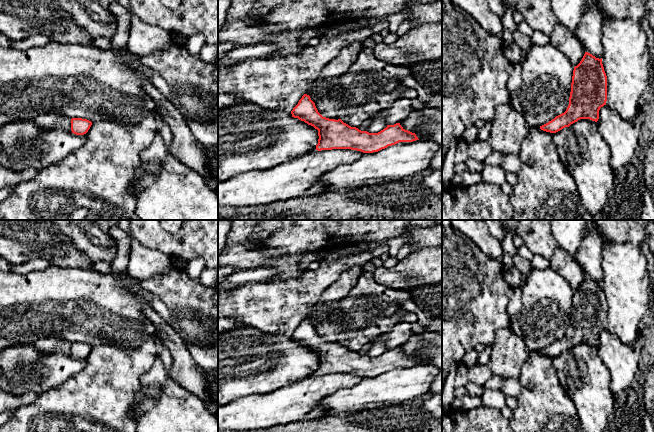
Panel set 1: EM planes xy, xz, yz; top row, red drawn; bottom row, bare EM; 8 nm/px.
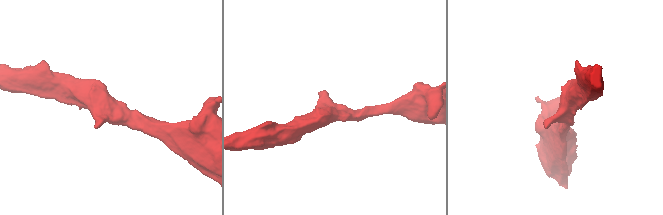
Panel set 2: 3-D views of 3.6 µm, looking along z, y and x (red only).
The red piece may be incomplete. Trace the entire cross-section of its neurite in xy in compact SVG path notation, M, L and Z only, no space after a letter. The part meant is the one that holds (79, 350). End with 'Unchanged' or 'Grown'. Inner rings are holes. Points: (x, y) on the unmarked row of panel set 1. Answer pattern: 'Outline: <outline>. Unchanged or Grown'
Outline: M82 342L71 343L71 355L76 359L84 359L88 356L92 349L92 346Z. Unchanged

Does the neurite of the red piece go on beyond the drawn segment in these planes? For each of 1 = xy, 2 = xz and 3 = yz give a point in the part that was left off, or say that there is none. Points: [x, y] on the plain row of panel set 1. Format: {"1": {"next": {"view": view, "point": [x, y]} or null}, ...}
{"1": {"next": null}, "2": {"next": null}, "3": {"next": null}}

